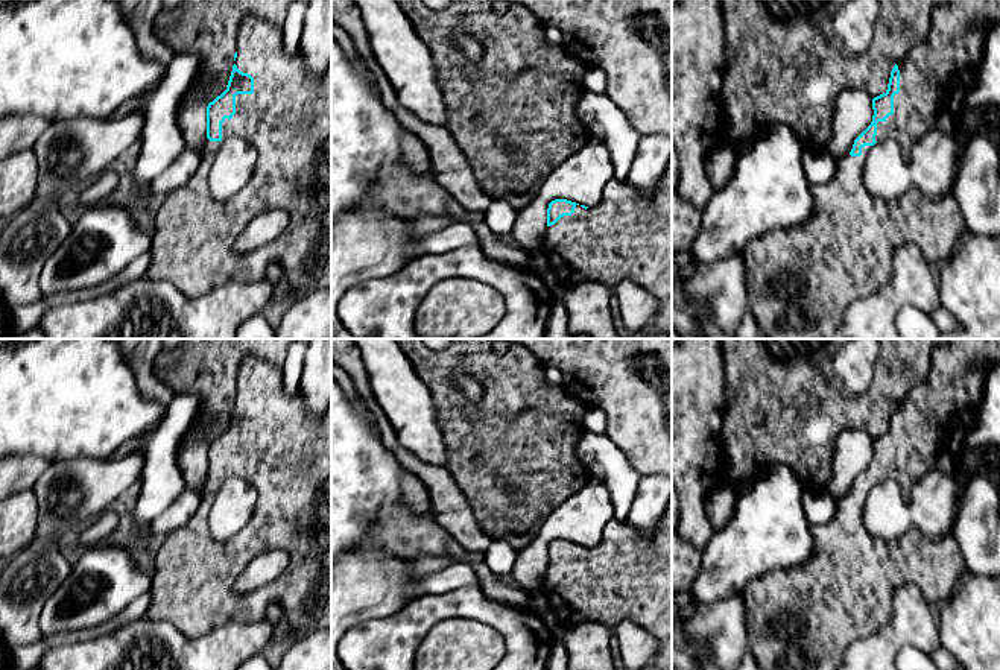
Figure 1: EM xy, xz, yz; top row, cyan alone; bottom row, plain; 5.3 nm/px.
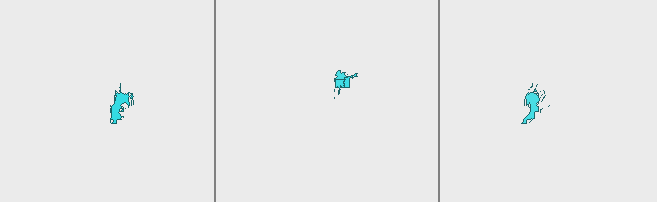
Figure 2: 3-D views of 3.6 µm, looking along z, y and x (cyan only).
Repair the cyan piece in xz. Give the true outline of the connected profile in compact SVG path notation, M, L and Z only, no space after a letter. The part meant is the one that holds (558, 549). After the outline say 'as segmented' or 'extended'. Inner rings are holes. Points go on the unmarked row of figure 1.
M672 503L650 533L612 518L594 547L552 541L543 594L556 611L562 630L582 623L616 629L623 620L644 627L660 644L644 668L672 670Z; extended

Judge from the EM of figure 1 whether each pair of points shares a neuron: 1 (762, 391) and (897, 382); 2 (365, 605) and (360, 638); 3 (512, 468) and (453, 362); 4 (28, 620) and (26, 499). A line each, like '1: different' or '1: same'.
1: same
2: different
3: same
4: different

